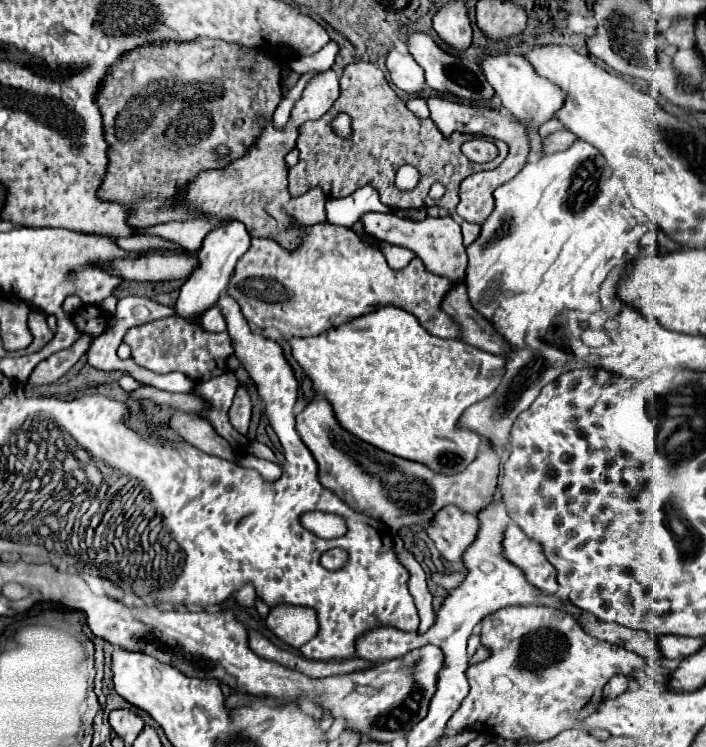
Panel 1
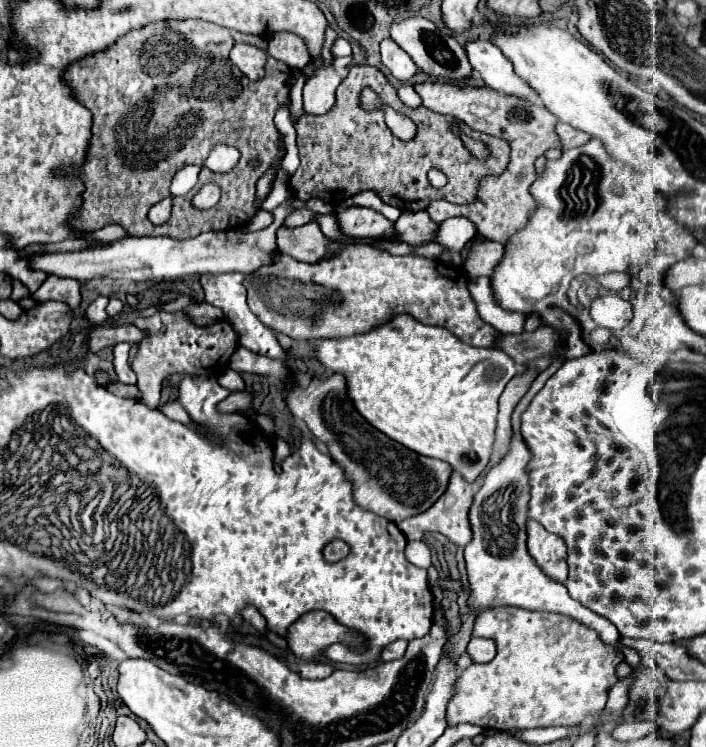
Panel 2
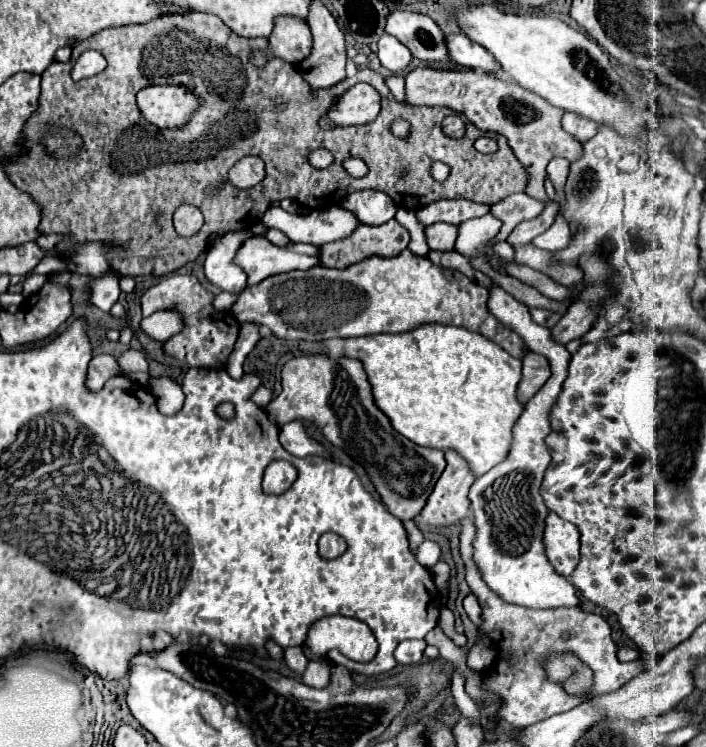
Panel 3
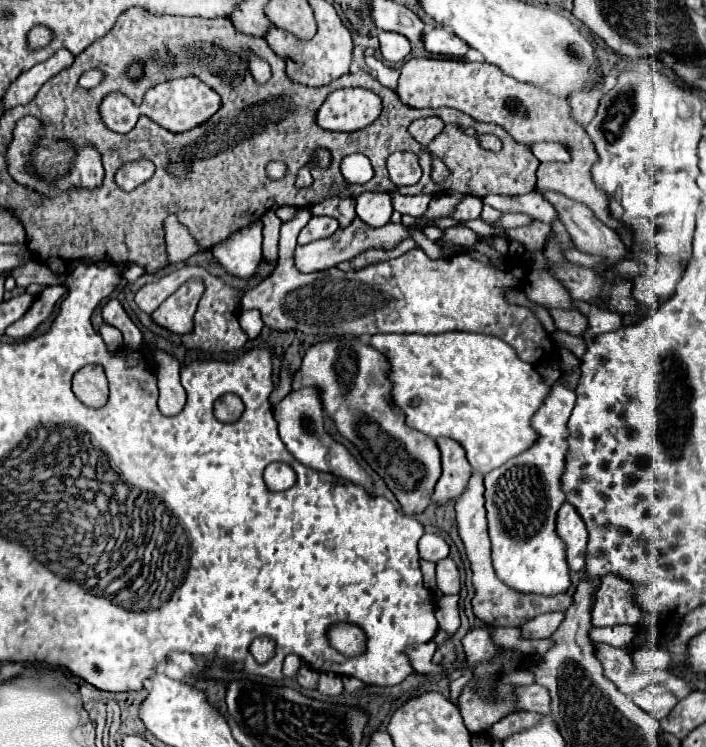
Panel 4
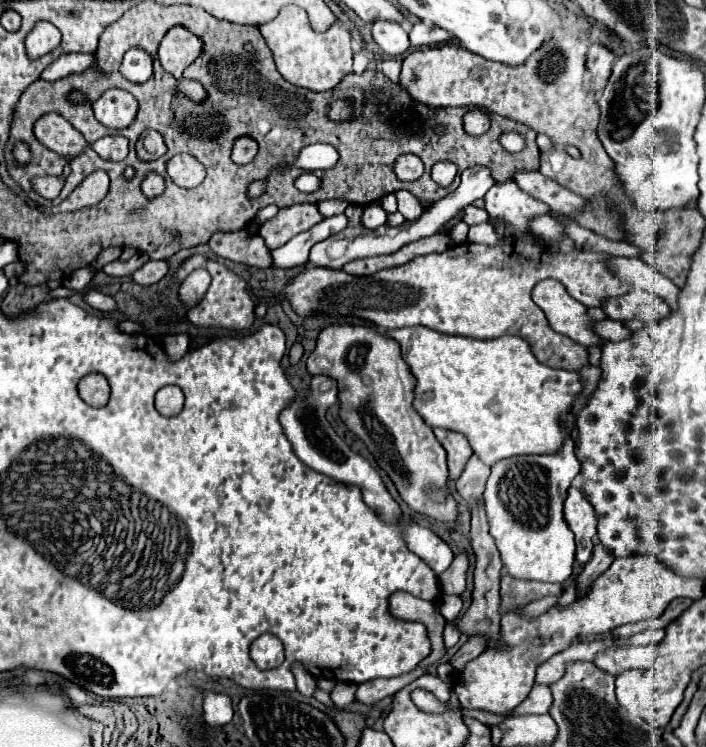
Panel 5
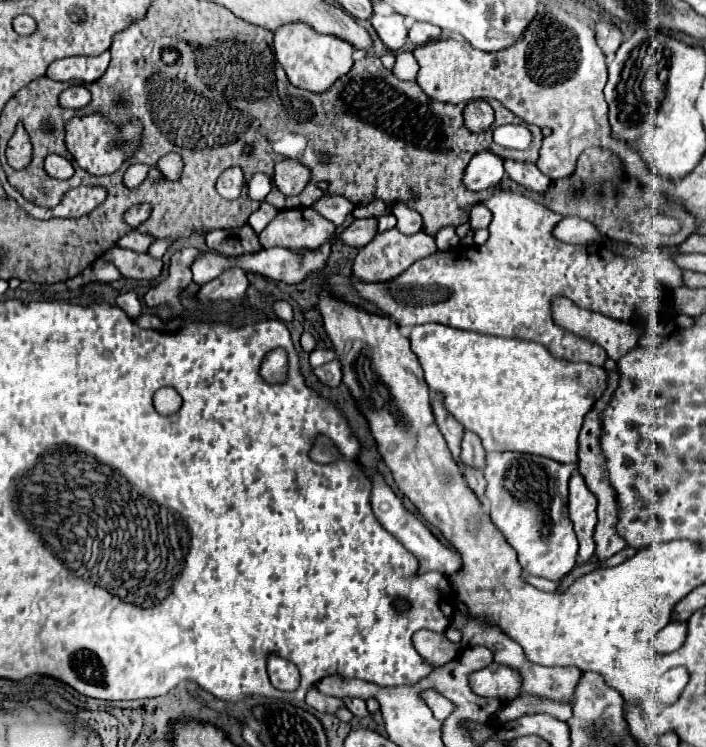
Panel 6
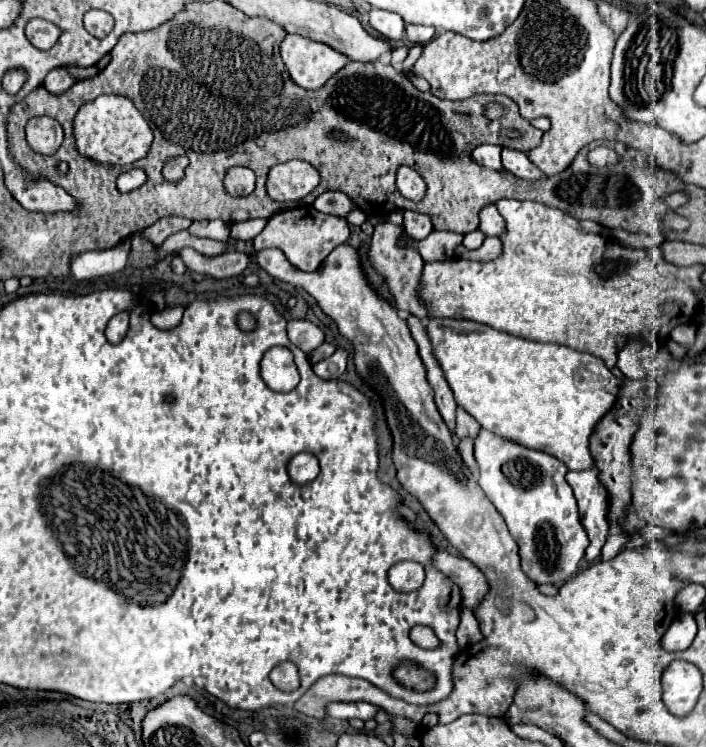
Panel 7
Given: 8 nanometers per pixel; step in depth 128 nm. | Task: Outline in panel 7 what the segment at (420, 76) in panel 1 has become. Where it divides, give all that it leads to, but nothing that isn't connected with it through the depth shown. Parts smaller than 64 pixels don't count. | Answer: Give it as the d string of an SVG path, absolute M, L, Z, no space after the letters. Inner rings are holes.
M370 10L370 26L388 40L400 40L404 36L404 22L398 14L388 10Z

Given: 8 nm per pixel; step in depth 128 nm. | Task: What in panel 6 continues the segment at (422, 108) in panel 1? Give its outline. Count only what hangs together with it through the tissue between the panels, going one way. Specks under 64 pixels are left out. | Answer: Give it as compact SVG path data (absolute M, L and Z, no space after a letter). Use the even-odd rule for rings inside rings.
M410 50L398 52L396 56L396 64L392 70L396 76L400 76L400 80L416 80L416 72L418 72L418 64L416 58L412 56Z

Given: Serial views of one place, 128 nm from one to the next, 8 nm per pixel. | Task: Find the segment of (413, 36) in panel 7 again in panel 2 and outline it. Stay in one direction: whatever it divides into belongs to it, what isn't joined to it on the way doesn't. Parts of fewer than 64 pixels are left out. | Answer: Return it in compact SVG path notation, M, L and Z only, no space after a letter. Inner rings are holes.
M474 40L474 42L466 42L464 50L472 68L480 72L480 76L490 88L496 88L502 94L514 94L526 100L536 98L536 92L520 76L516 76L512 62L494 44L486 40Z

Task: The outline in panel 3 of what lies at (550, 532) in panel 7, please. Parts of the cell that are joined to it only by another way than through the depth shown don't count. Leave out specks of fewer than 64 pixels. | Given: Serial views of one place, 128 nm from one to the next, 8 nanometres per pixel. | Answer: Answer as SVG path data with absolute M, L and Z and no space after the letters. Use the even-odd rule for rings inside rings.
M502 288L490 290L488 308L502 324L518 332L532 352L548 358L552 376L540 388L540 392L528 400L526 412L520 416L520 420L514 426L514 442L506 460L496 468L488 470L484 476L476 478L476 482L470 488L474 522L476 528L480 528L478 542L476 542L476 560L480 564L480 572L486 584L494 592L498 592L498 596L502 596L506 602L528 606L528 608L578 606L578 598L572 582L560 576L552 568L546 556L542 536L544 536L544 520L548 516L548 508L540 494L544 472L552 460L550 448L544 442L544 438L550 432L550 410L554 408L560 396L560 388L568 376L568 364L572 356L562 344L556 344L552 340L550 328L540 326L532 320L528 306L514 300Z

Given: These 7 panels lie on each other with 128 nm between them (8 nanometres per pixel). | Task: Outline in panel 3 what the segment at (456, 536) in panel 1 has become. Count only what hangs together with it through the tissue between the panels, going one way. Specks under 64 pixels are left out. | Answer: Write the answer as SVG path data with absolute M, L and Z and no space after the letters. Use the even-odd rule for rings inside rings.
M446 450L446 468L440 480L434 486L426 506L416 516L420 524L446 526L458 524L464 516L468 516L468 490L476 476L470 472L468 462L454 450Z

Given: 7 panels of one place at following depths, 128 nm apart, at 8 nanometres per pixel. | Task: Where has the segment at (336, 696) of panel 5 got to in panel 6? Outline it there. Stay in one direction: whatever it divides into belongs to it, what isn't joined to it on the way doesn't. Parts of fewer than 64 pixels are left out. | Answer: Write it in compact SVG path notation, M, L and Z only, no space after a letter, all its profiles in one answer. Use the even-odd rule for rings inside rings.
M344 698L343 702L346 707L357 717L366 717L369 715L369 711L366 706L366 702L360 698Z

